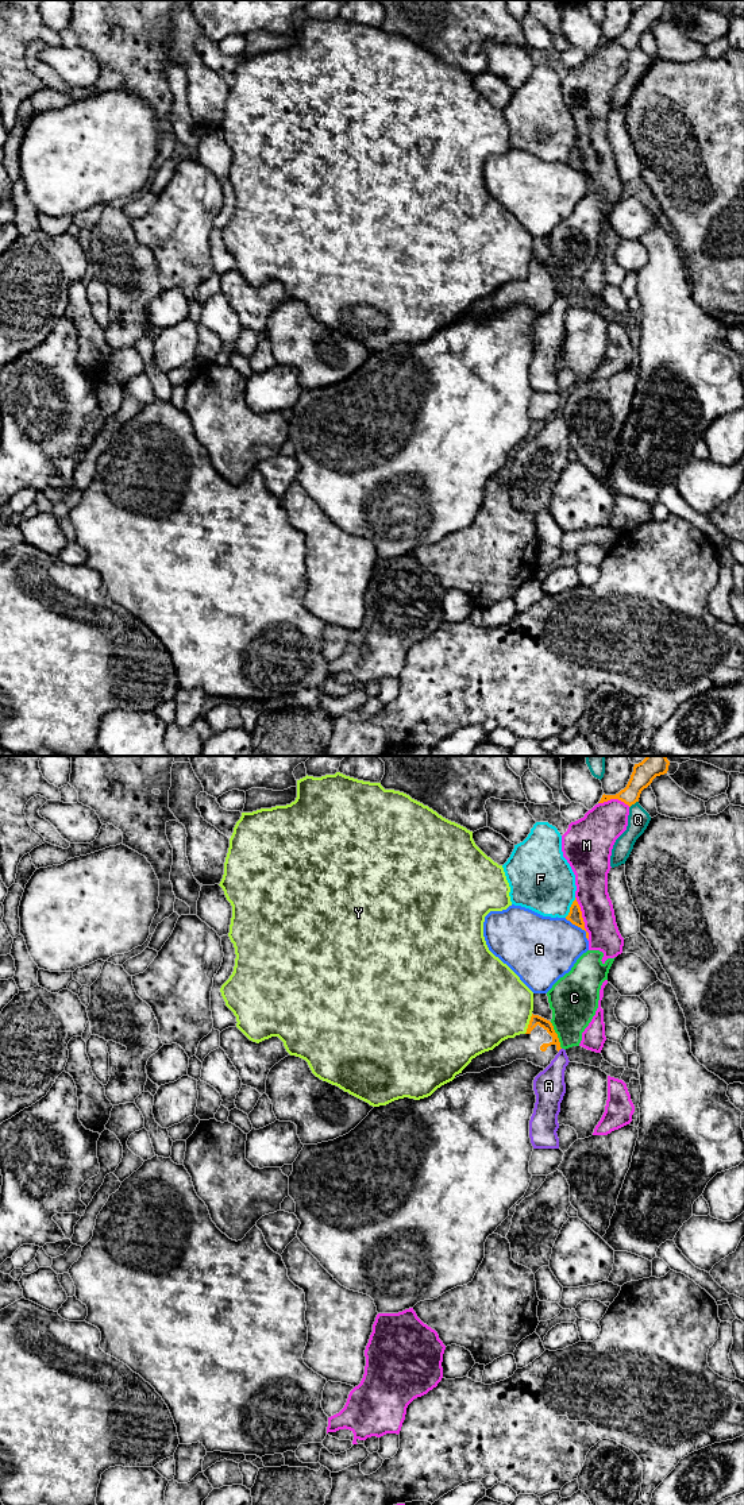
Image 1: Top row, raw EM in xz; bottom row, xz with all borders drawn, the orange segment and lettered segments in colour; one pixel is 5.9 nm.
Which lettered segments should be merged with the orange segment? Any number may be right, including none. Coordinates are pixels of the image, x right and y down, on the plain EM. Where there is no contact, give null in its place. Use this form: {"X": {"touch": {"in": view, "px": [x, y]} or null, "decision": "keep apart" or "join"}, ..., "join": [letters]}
{"A": {"touch": {"in": "xz", "px": [559, 293]}, "decision": "keep apart"}, "C": {"touch": {"in": "xz", "px": [556, 280]}, "decision": "keep apart"}, "F": {"touch": {"in": "xz", "px": [570, 151]}, "decision": "keep apart"}, "G": {"touch": {"in": "xz", "px": [578, 170]}, "decision": "keep apart"}, "M": {"touch": {"in": "xz", "px": [582, 162]}, "decision": "keep apart"}, "Q": {"touch": {"in": "xz", "px": [633, 47]}, "decision": "keep apart"}, "Y": {"touch": {"in": "xz", "px": [529, 267]}, "decision": "keep apart"}, "join": []}

